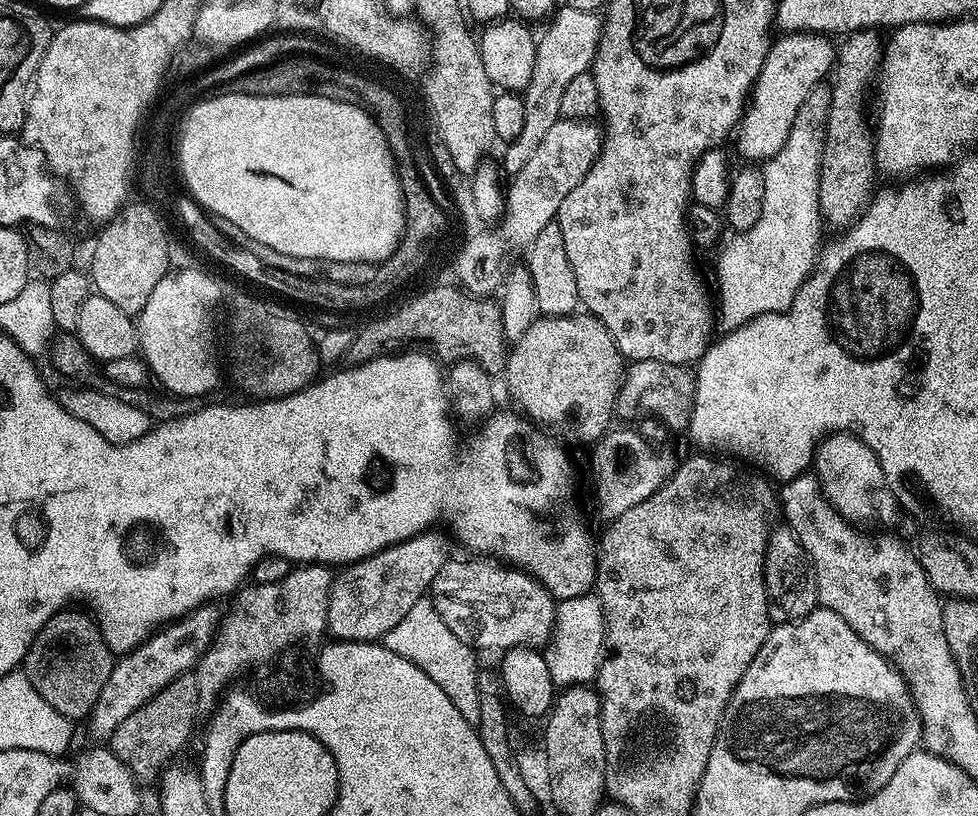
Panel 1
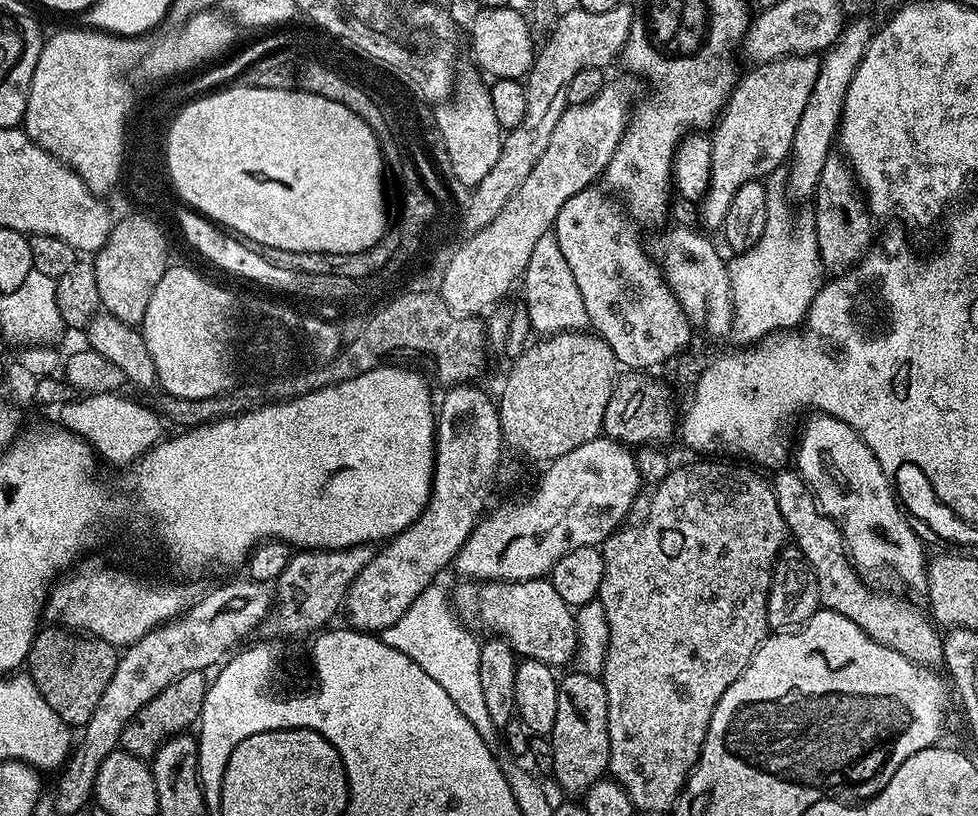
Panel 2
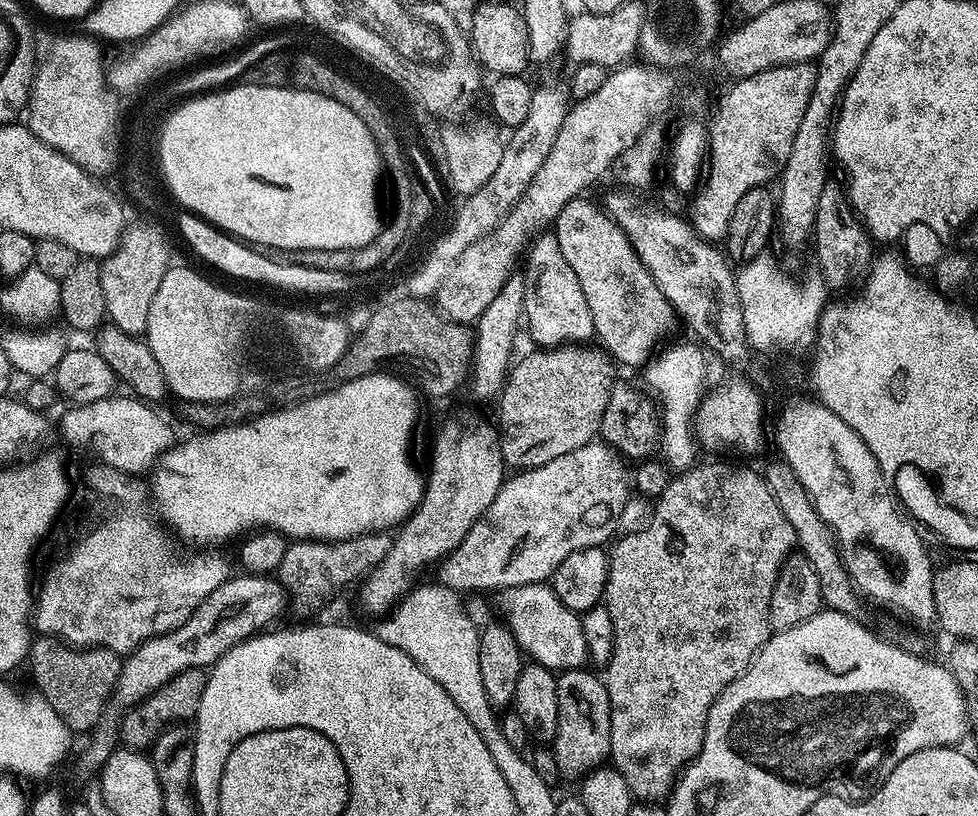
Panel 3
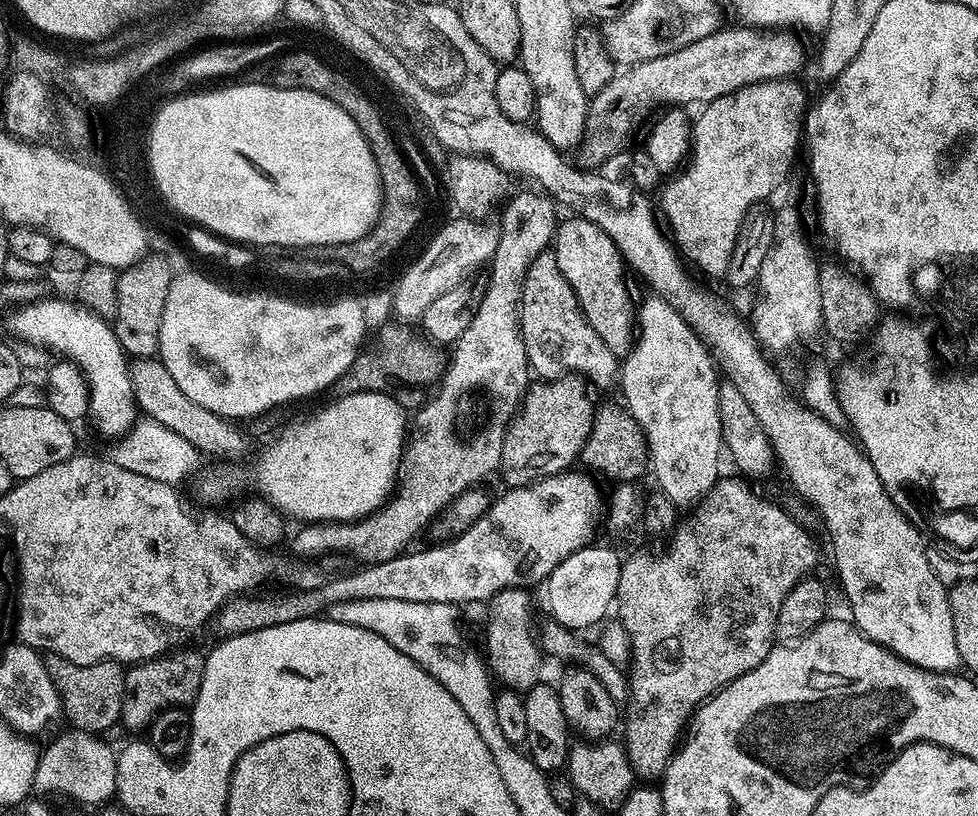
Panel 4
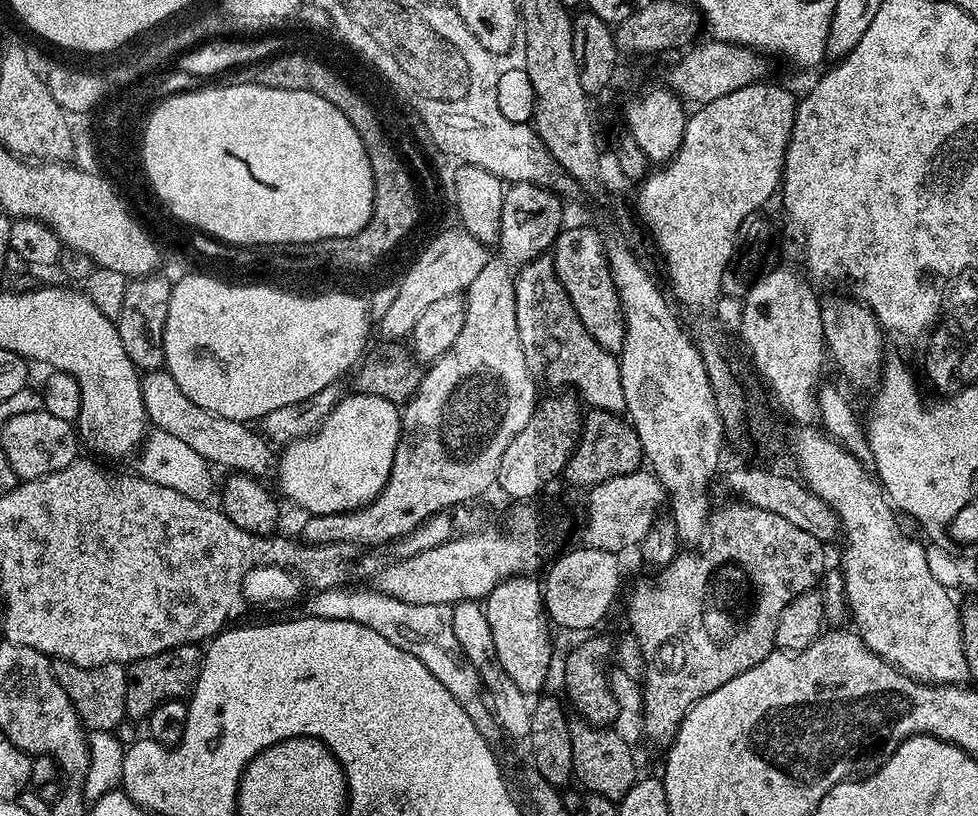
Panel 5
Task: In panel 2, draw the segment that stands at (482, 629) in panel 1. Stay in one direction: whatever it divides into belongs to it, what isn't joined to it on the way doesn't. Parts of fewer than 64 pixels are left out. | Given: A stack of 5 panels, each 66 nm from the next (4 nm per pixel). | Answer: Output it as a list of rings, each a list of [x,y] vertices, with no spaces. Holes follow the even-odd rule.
[[[549,579],[461,581],[452,590],[456,614],[468,624],[480,624],[500,635],[519,657],[534,659],[553,668],[571,663],[576,655],[577,628],[573,609],[553,588]]]

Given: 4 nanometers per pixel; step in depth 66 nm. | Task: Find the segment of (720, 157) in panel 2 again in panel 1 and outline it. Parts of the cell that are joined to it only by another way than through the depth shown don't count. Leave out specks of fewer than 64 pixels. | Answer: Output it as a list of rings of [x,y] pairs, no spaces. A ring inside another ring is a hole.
[[[786,34],[780,41],[773,43],[768,49],[766,58],[762,62],[762,70],[758,74],[755,84],[750,93],[750,106],[745,107],[740,117],[738,127],[734,132],[736,148],[745,156],[748,162],[765,162],[783,149],[783,144],[790,134],[792,123],[799,113],[800,107],[810,100],[817,91],[815,89],[824,80],[824,75],[833,71],[837,49],[827,35],[824,34]]]

